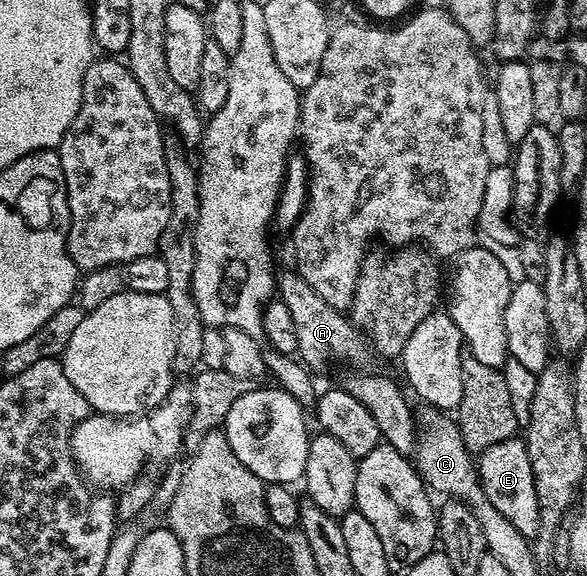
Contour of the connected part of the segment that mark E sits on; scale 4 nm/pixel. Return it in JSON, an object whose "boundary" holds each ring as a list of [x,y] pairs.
{"boundary":[[[512,438],[505,442],[496,442],[489,446],[489,450],[478,453],[477,471],[479,484],[485,490],[485,498],[489,498],[495,509],[523,536],[536,537],[539,528],[539,506],[526,439]]]}

